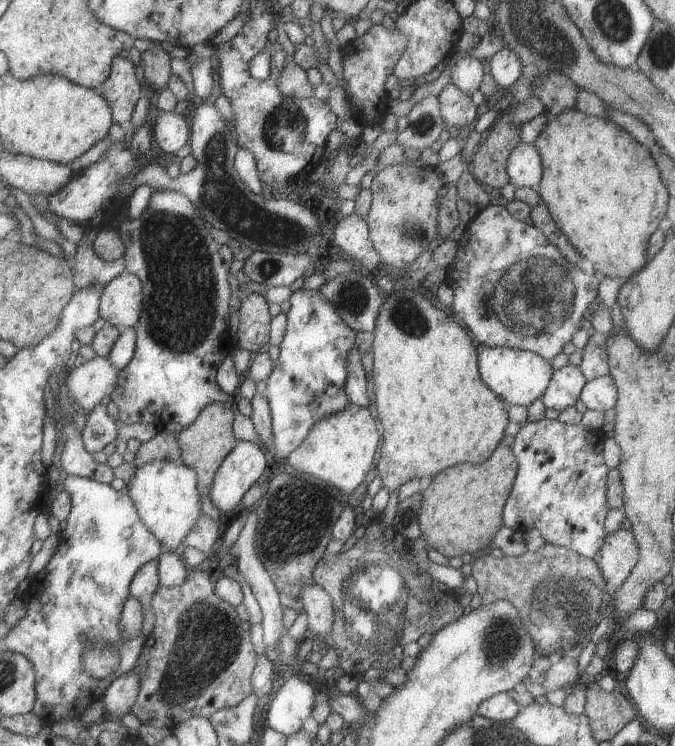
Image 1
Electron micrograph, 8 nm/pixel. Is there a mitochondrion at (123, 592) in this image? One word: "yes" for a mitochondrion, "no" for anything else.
no

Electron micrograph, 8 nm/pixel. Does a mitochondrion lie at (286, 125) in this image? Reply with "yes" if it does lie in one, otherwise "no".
yes

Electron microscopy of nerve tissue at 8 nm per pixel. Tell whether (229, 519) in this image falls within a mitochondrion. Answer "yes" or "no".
no

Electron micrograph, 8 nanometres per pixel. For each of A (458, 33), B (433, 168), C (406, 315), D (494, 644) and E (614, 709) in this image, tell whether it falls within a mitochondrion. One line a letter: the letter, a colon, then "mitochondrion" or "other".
A: other
B: other
C: mitochondrion
D: mitochondrion
E: other

